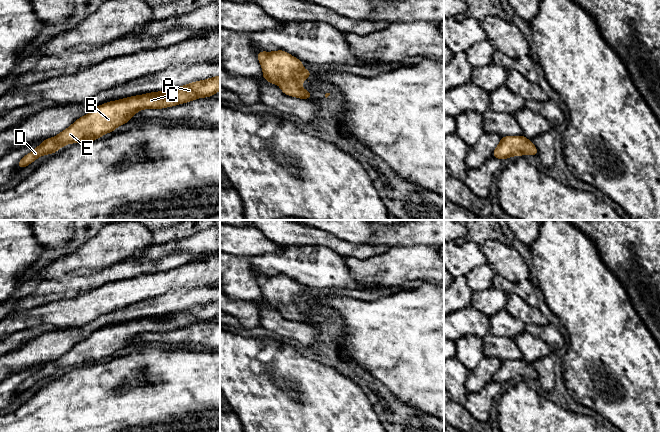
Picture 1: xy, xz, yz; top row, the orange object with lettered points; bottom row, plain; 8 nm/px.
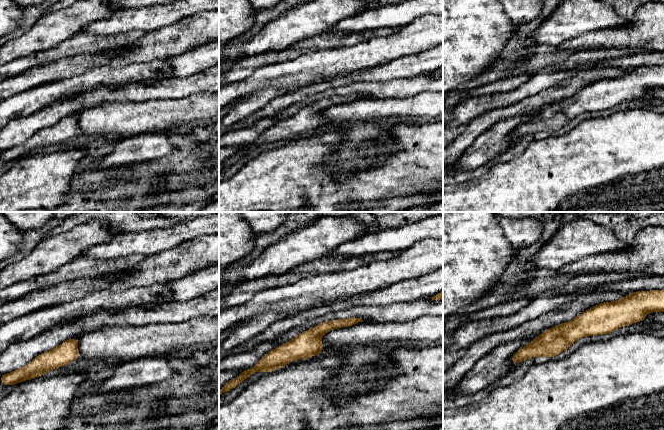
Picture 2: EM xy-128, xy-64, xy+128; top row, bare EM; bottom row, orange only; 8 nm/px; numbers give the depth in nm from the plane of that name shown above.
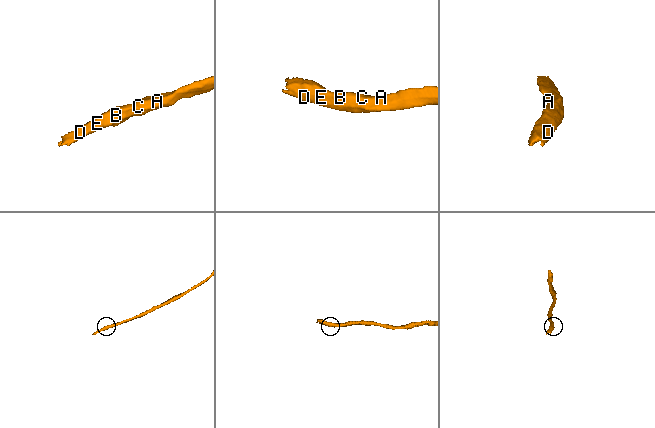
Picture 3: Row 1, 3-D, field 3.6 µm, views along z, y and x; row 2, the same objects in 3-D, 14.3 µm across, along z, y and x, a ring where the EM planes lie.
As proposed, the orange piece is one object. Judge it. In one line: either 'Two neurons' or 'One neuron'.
One neuron

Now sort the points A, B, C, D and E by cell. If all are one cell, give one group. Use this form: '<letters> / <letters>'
A B C D E

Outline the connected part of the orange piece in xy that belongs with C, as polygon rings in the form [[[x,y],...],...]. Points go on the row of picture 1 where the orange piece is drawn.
[[[220,75],[161,92],[152,92],[107,102],[93,108],[57,136],[44,140],[18,163],[18,169],[31,164],[42,155],[53,154],[70,143],[94,141],[114,131],[142,109],[162,109],[197,98],[211,97],[220,90]]]

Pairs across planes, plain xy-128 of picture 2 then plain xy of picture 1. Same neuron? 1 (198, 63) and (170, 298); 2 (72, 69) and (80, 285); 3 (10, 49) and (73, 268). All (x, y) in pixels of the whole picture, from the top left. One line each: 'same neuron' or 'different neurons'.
1: same neuron
2: different neurons
3: same neuron

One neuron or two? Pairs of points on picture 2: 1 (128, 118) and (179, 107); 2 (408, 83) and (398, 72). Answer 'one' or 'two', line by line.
1: one
2: two

